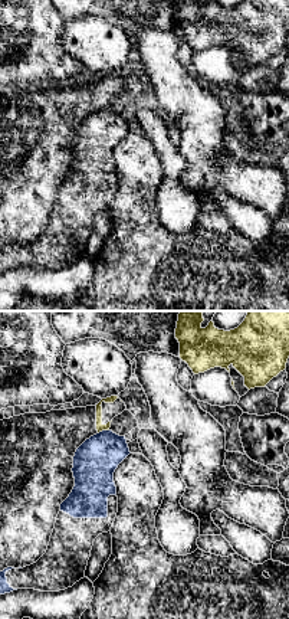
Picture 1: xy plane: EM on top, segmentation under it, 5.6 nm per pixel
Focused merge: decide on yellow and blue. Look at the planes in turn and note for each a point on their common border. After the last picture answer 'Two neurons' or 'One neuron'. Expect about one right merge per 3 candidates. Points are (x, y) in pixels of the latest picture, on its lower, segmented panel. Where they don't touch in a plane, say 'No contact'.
Touches yellow at (102, 429)

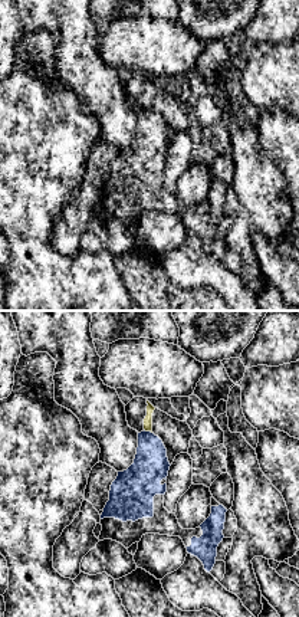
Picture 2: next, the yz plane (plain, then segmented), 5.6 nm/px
Touches yellow at (148, 430)

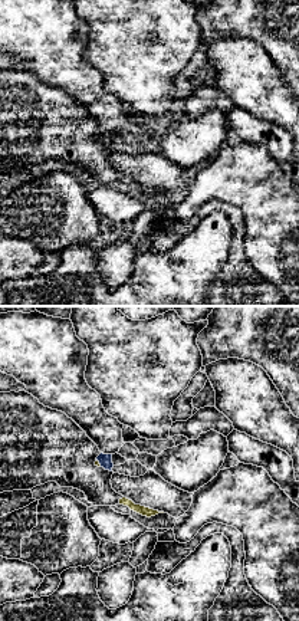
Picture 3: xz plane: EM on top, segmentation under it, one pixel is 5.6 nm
Touches yellow at (98, 462)

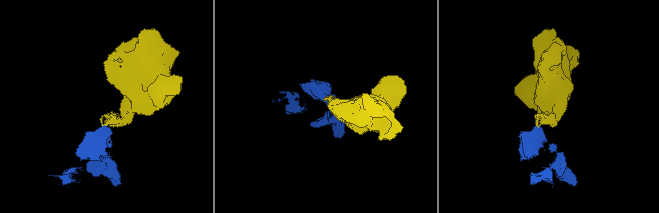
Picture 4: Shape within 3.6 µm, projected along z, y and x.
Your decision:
Two neurons

